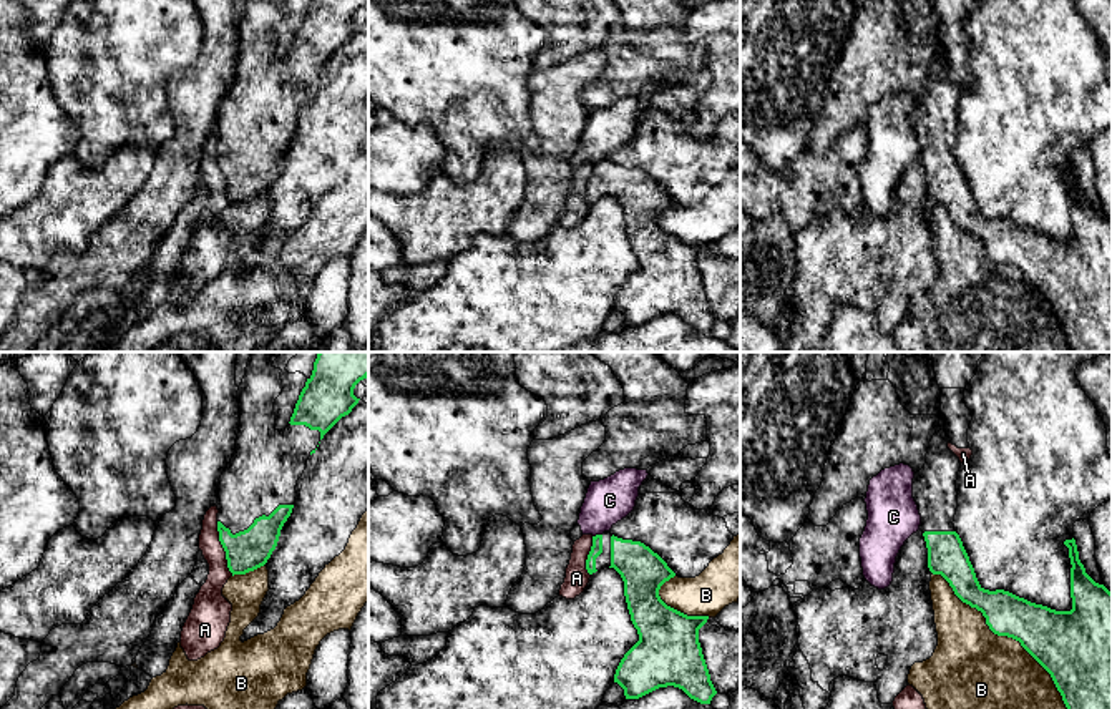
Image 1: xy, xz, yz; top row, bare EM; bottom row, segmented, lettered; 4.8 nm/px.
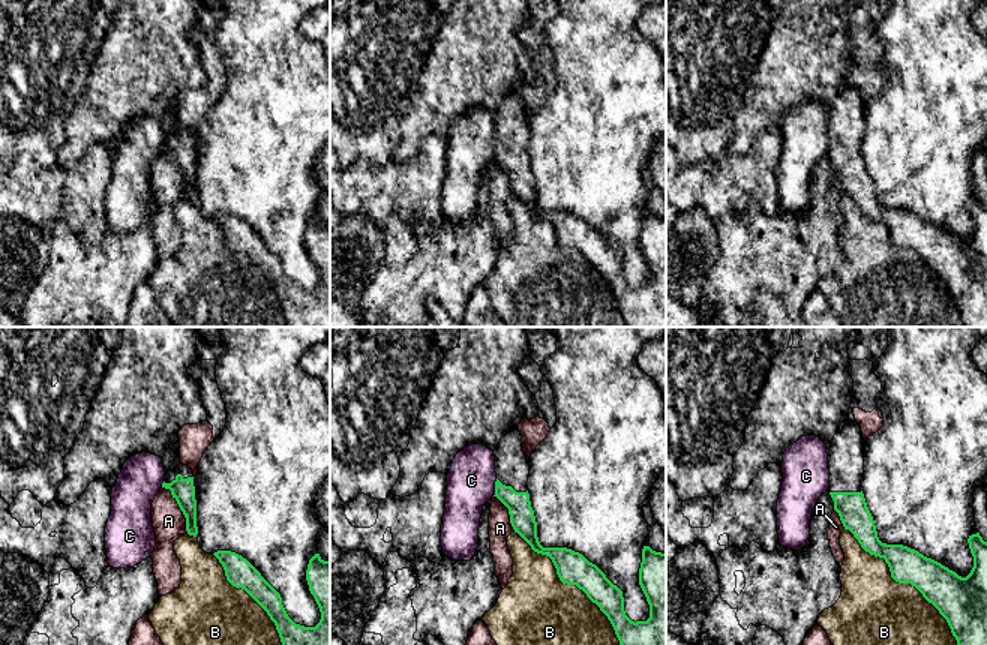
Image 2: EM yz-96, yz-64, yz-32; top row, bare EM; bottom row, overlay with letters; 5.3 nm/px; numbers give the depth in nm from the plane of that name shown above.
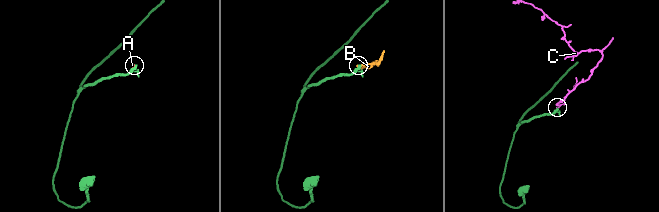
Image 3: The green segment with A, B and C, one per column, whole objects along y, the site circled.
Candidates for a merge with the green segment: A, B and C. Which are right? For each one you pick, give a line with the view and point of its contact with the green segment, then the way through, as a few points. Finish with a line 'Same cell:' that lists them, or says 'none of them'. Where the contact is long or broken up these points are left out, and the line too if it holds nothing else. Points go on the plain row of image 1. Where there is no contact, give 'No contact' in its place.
Same cell: none of them

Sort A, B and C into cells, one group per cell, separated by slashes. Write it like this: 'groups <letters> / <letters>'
groups A / B / C

